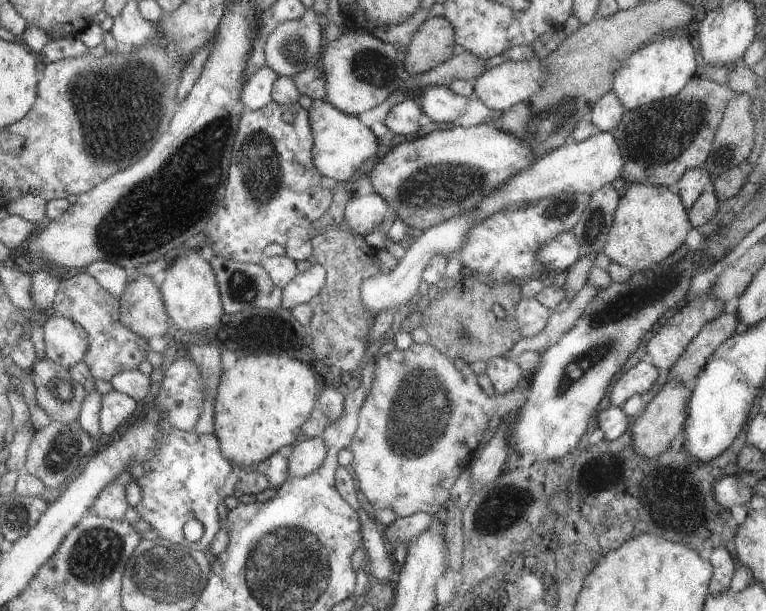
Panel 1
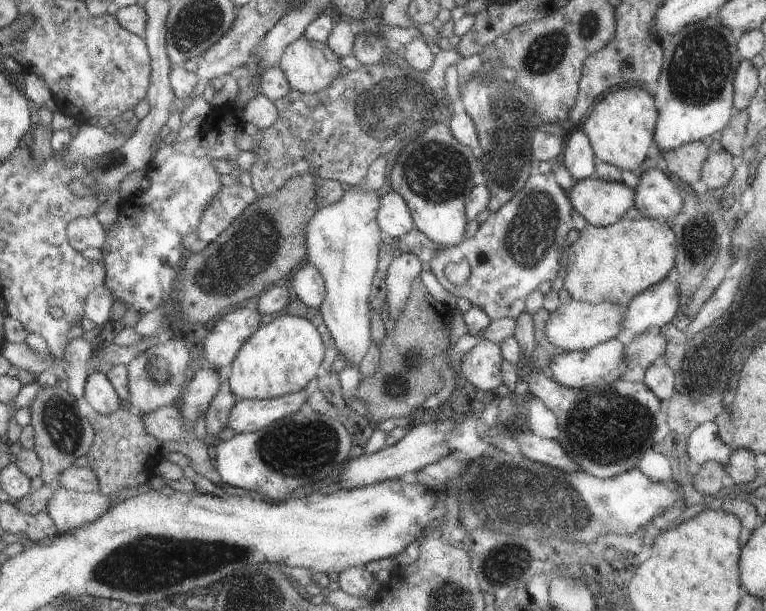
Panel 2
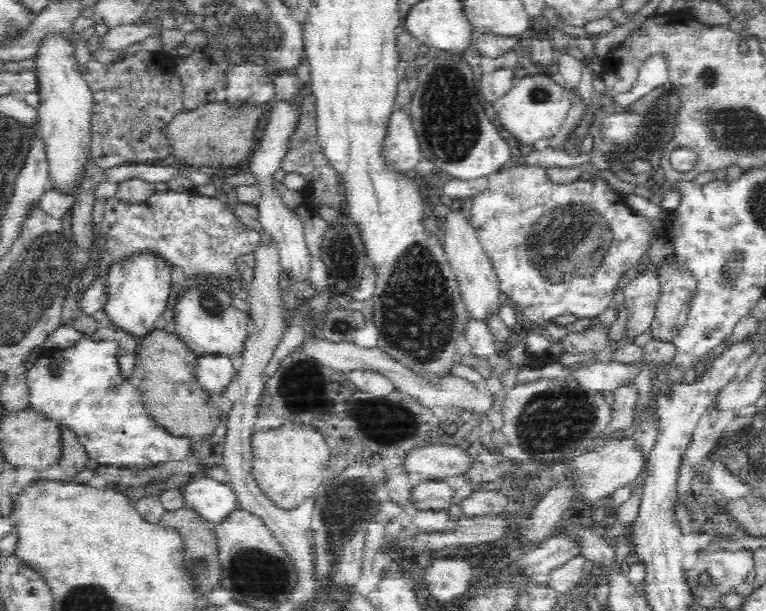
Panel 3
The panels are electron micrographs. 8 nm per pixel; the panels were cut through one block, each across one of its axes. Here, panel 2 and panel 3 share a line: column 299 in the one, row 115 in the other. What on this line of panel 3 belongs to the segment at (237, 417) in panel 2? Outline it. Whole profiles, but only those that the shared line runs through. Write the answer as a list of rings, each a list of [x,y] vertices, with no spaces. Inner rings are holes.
[[[408,107],[392,111],[387,128],[386,157],[396,170],[412,170],[422,160]]]

